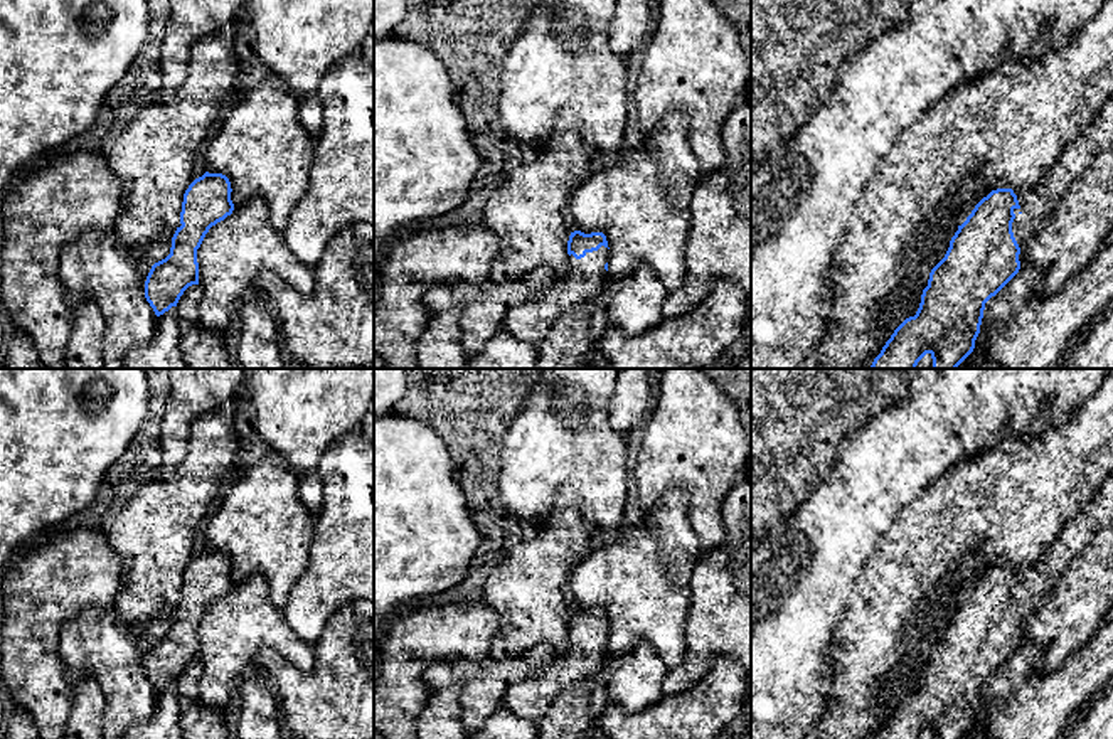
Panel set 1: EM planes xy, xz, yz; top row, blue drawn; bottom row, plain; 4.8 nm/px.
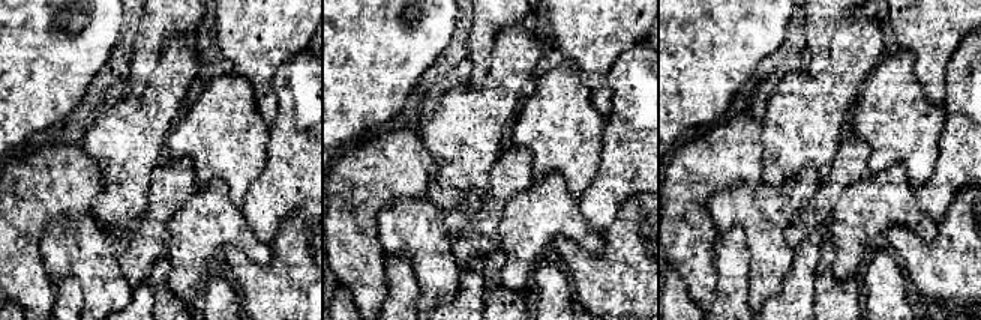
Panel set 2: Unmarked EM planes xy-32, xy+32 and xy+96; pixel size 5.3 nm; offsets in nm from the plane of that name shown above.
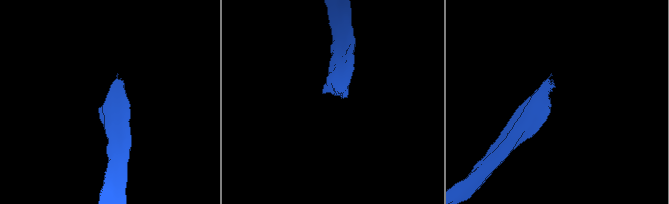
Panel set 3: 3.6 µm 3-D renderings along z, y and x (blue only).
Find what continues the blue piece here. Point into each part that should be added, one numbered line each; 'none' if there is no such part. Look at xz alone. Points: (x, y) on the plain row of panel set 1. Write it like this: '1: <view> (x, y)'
1: xz (531, 697)

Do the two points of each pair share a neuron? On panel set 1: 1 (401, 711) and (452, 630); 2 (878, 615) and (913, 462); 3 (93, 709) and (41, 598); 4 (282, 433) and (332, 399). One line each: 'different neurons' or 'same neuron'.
1: same neuron
2: different neurons
3: different neurons
4: same neuron

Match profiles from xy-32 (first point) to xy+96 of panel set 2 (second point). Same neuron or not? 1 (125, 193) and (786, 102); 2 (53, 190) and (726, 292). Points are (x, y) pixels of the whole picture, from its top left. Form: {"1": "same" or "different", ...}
{"1": "same", "2": "different"}

